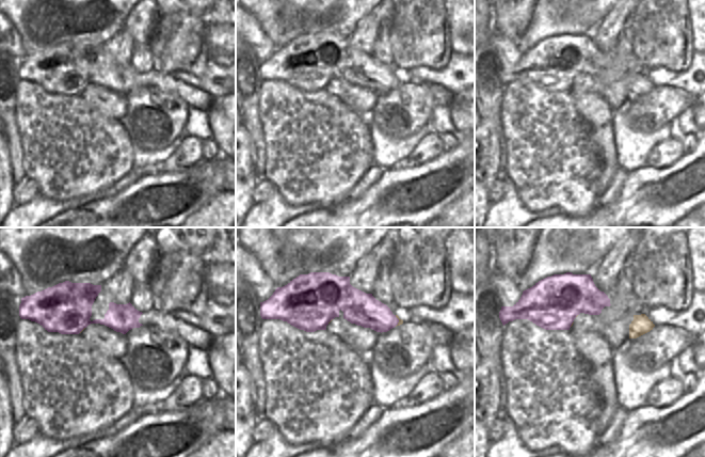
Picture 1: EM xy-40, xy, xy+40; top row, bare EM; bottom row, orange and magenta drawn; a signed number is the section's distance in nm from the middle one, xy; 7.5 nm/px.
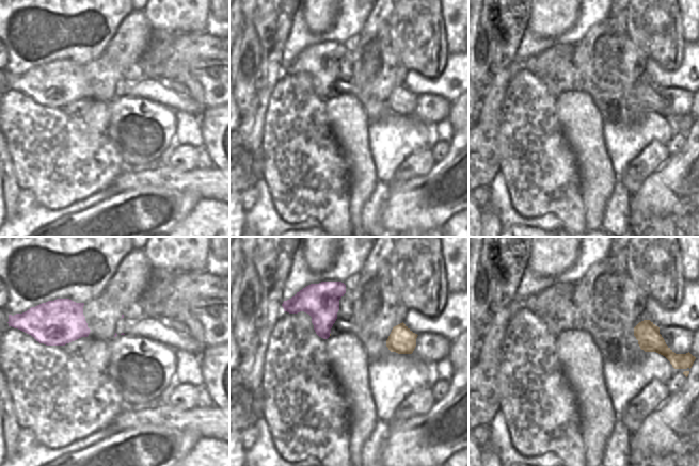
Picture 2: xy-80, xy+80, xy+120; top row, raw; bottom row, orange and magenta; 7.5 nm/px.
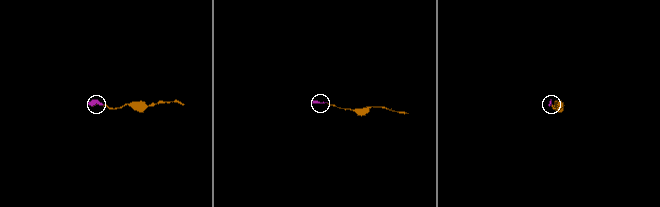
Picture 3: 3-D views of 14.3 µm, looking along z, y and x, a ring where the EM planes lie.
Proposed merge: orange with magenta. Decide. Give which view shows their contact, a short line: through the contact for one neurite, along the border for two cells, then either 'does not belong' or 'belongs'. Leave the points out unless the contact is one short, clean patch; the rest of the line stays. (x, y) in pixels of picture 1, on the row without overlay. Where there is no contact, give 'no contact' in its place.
xy | belongs

